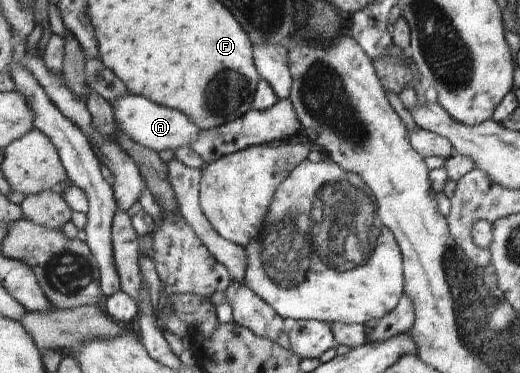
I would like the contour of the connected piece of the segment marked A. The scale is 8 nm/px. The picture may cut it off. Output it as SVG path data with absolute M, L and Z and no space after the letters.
M130 93L128 96L122 96L119 100L116 100L113 106L116 121L121 130L125 131L127 135L132 136L137 142L159 152L161 152L161 150L169 150L169 148L178 151L181 147L191 147L198 141L200 134L203 132L202 128L194 121L194 118L185 111L160 105L146 96L133 95Z

